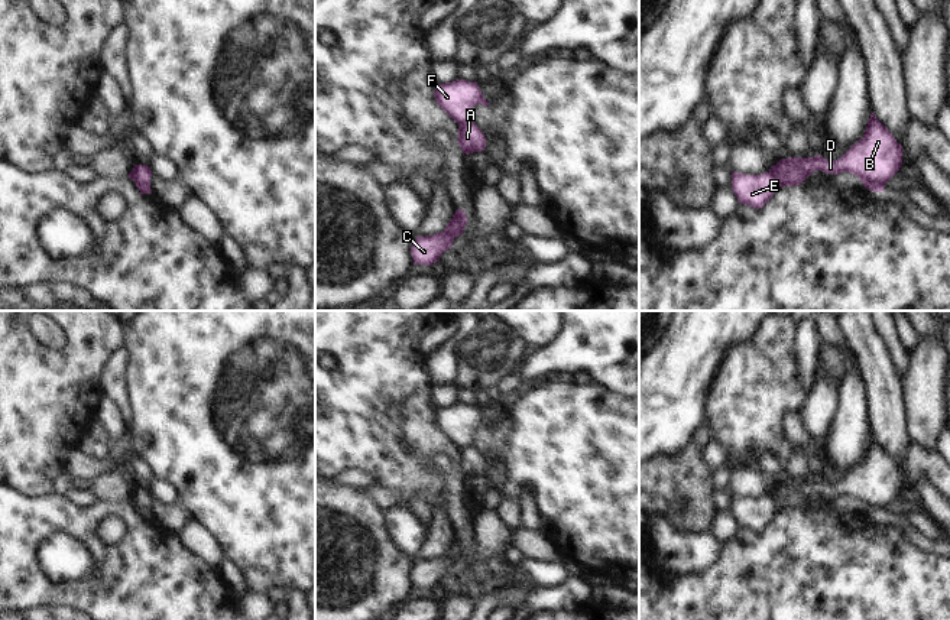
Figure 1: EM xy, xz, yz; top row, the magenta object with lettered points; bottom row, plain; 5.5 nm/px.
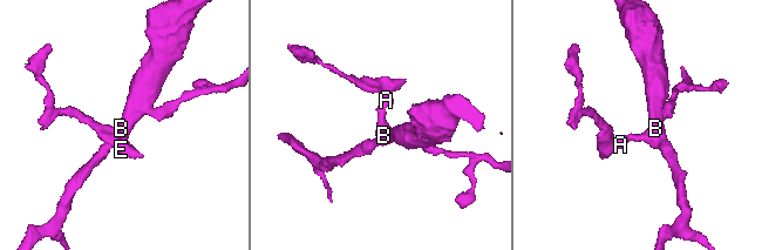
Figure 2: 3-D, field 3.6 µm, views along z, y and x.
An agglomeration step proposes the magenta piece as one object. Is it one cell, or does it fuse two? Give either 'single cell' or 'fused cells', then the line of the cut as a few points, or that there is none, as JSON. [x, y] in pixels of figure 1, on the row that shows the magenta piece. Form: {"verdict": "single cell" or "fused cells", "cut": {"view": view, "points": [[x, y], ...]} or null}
{"verdict": "fused cells", "cut": {"view": "yz", "points": [[771, 166], [771, 178], [777, 185]]}}

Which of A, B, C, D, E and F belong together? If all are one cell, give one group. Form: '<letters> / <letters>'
A B C D / E F

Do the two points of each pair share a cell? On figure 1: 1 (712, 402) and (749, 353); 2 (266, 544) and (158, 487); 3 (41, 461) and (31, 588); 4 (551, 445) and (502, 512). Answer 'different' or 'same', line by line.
1: same
2: different
3: different
4: different

